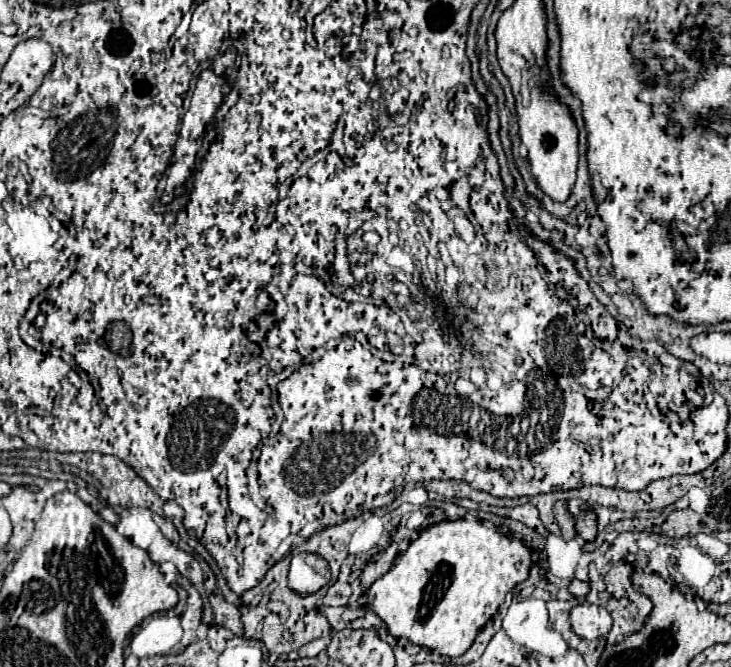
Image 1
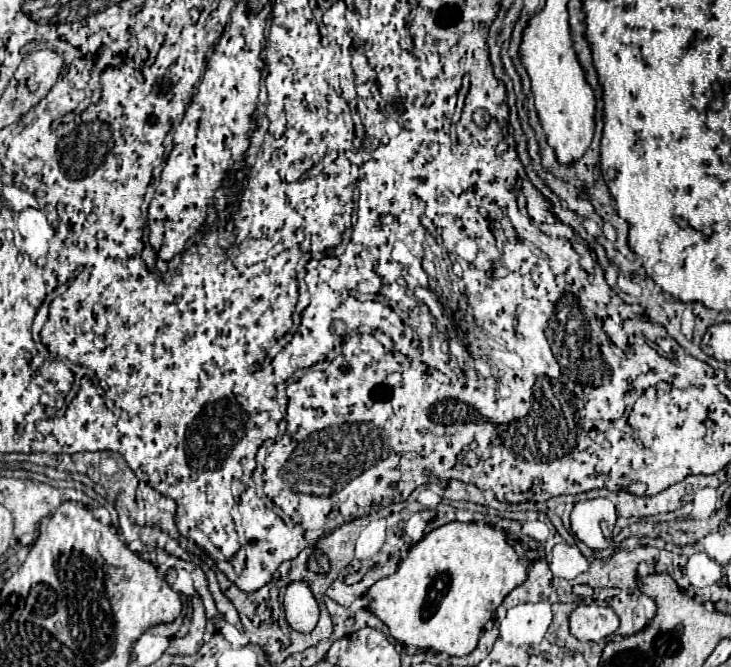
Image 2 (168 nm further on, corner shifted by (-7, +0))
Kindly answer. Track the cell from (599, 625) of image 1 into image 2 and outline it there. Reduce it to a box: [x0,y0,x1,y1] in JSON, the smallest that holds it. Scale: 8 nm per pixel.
[570,605,618,641]

